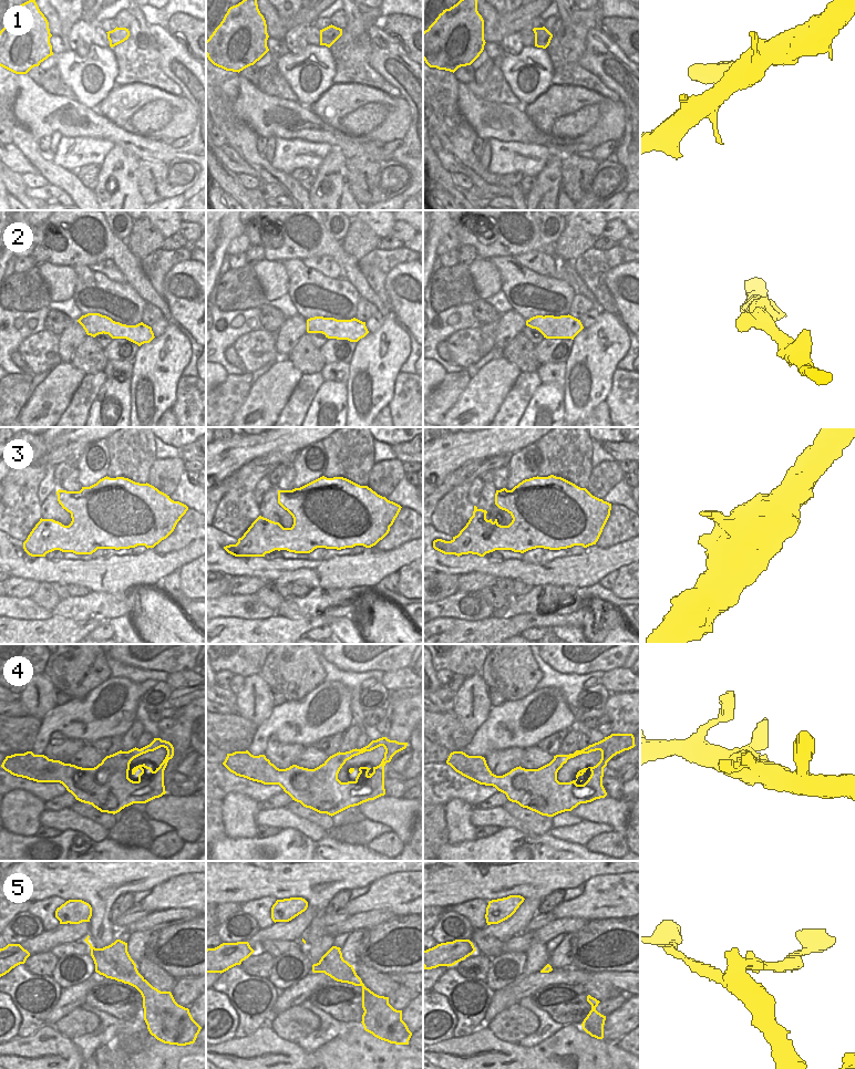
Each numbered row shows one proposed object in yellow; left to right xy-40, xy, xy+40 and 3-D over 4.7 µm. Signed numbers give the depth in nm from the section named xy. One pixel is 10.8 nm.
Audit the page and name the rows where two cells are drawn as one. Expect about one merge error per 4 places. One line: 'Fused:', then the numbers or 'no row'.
Fused: 5

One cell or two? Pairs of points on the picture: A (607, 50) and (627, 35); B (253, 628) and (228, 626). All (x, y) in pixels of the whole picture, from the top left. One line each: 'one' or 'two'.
A: two
B: one

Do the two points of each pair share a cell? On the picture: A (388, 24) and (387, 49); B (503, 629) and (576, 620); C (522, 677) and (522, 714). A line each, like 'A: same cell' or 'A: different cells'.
A: different cells
B: same cell
C: different cells

